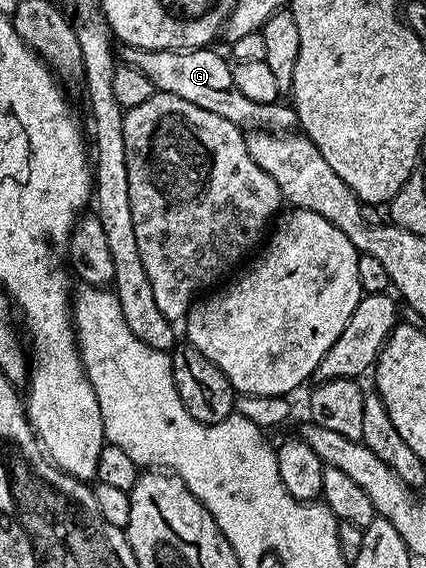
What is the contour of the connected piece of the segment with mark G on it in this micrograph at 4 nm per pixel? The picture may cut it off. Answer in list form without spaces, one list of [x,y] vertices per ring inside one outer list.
[[[125,47],[123,63],[129,68],[142,70],[146,78],[150,78],[153,89],[166,94],[174,94],[178,98],[186,98],[186,102],[194,102],[194,106],[202,106],[202,110],[210,110],[231,124],[244,130],[263,130],[288,134],[297,127],[296,111],[284,102],[275,104],[259,104],[250,102],[238,86],[234,86],[232,64],[223,60],[211,47],[190,48],[181,50],[146,50],[145,48]]]

